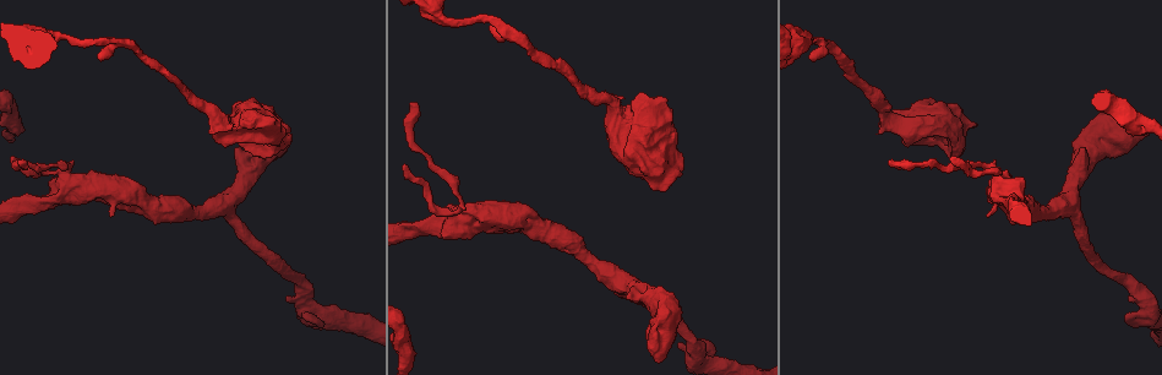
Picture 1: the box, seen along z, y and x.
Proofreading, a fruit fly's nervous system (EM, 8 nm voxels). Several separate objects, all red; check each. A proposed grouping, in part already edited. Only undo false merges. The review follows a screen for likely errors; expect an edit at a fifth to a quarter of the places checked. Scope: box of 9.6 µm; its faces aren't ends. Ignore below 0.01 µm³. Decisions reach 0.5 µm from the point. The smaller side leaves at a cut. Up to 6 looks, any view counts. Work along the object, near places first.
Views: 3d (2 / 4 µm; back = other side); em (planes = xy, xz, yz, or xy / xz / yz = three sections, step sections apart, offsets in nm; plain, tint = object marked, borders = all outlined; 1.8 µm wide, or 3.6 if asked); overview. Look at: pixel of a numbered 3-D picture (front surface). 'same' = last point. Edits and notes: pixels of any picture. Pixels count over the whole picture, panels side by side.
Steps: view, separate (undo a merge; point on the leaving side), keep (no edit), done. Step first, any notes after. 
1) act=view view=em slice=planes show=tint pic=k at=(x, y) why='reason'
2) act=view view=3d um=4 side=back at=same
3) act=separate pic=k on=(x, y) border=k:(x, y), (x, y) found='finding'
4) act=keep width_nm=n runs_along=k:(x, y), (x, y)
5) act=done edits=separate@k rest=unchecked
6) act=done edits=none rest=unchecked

act=view view=em slice=planes show=tint pic=1 at=(671, 176) why='closes a loop'

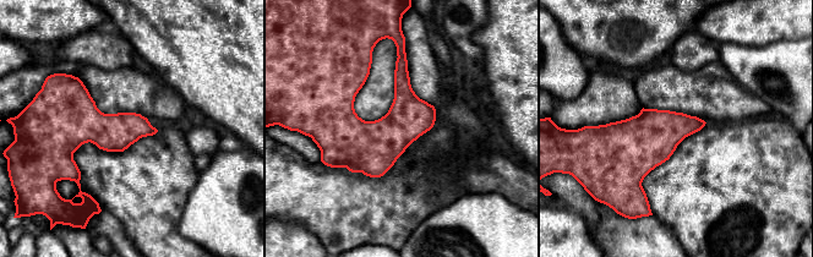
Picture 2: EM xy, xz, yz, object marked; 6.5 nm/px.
act=keep found='one neuron here'

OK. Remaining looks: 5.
act=view view=em slice=xy step=4 show=tint pic=1 at=(47, 174) why='sharp bend'

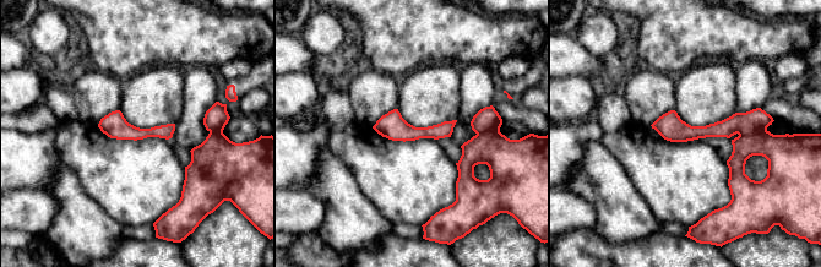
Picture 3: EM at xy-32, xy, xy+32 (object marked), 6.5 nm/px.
act=view view=em slice=planes show=tint at=same

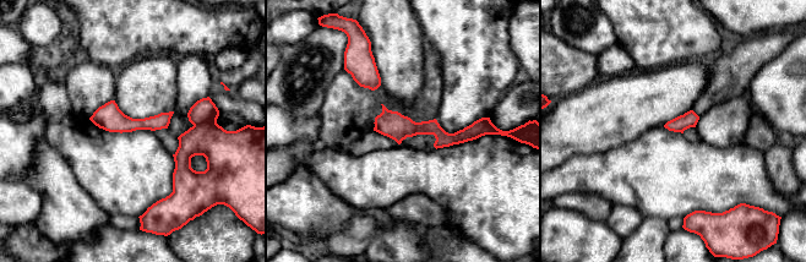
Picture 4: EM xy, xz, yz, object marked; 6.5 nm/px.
act=separate pic=4 on=(203, 110) part_leaving=4:(377, 120), (433, 127), (450, 142) found='a second neuron is stuck on'

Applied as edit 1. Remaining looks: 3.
act=view view=em um=3.6 slice=planes show=tint pic=1 at=(1143, 122) why='thick turns thin'

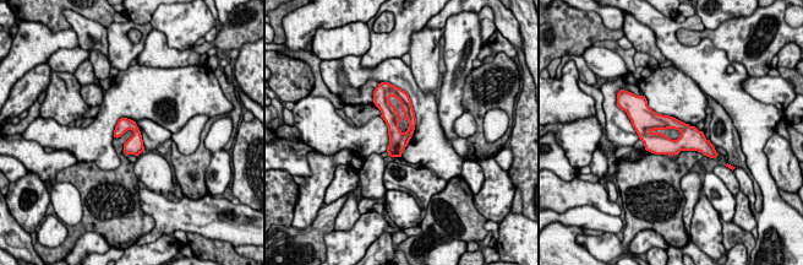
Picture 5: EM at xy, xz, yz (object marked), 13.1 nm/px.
act=keep found='all the same neuron'

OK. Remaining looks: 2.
act=done edits=separate@4 rest=unchecked

